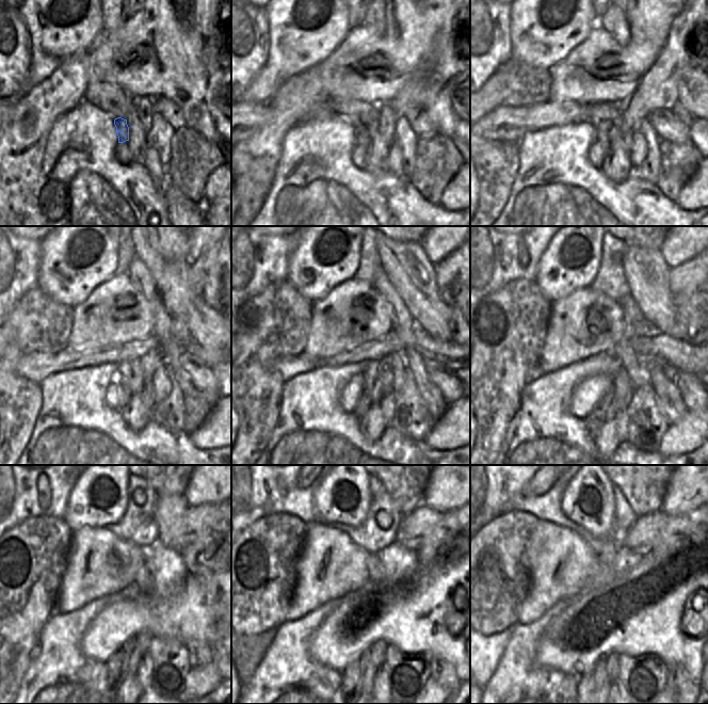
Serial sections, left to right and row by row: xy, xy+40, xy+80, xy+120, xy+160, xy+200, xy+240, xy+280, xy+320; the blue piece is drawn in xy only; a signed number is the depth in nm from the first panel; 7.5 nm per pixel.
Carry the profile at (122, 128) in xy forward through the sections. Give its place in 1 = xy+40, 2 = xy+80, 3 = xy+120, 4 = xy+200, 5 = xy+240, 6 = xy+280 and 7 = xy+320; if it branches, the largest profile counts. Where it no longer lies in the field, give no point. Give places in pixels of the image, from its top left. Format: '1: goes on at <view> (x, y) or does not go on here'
1: goes on at xy+40 (361, 134)
2: goes on at xy+80 (607, 132)
3: goes on at xy+120 (129, 370)
4: goes on at xy+200 (595, 420)
5: goes on at xy+240 (114, 665)
6: goes on at xy+280 (351, 674)
7: goes on at xy+320 (586, 682)

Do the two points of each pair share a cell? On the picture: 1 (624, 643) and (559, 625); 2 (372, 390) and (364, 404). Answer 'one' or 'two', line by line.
1: one
2: one

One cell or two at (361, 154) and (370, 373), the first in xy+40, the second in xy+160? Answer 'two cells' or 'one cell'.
two cells

